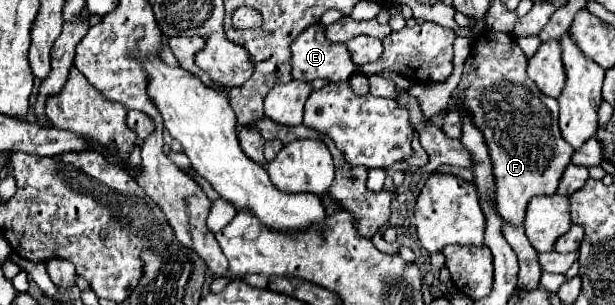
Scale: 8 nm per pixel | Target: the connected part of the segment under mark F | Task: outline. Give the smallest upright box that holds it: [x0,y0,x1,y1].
[449,29,573,223]

